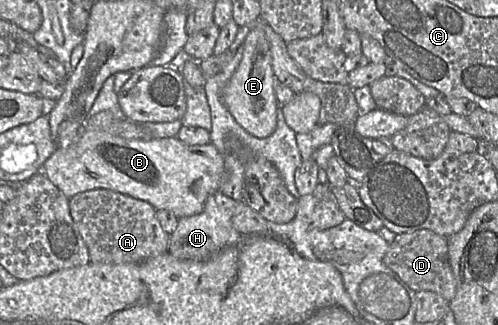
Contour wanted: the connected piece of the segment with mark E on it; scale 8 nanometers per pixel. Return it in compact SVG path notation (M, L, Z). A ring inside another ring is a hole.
M254 28L247 35L242 60L222 90L222 101L237 123L258 138L270 136L278 123L279 104L275 94L277 84L272 67L271 49L262 28Z

